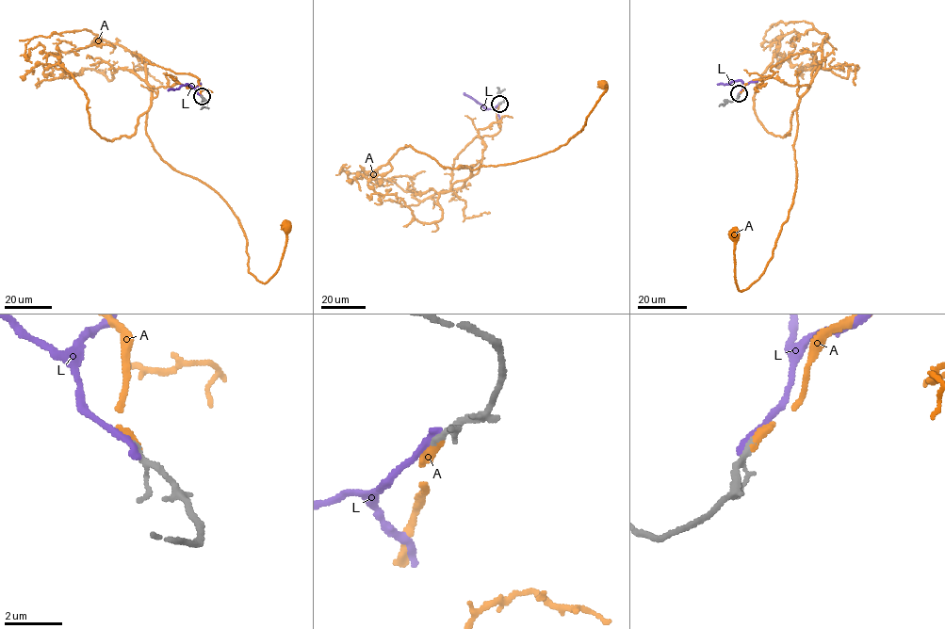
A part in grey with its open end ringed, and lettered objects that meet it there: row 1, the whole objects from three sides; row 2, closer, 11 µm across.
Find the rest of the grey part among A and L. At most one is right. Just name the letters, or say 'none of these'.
A

